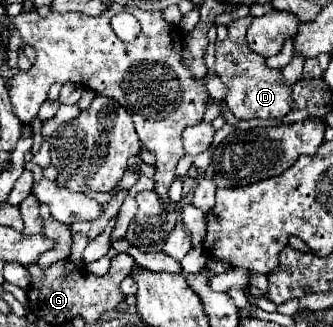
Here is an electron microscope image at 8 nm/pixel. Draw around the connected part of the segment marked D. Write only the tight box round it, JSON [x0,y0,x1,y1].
[216,16,292,120]

